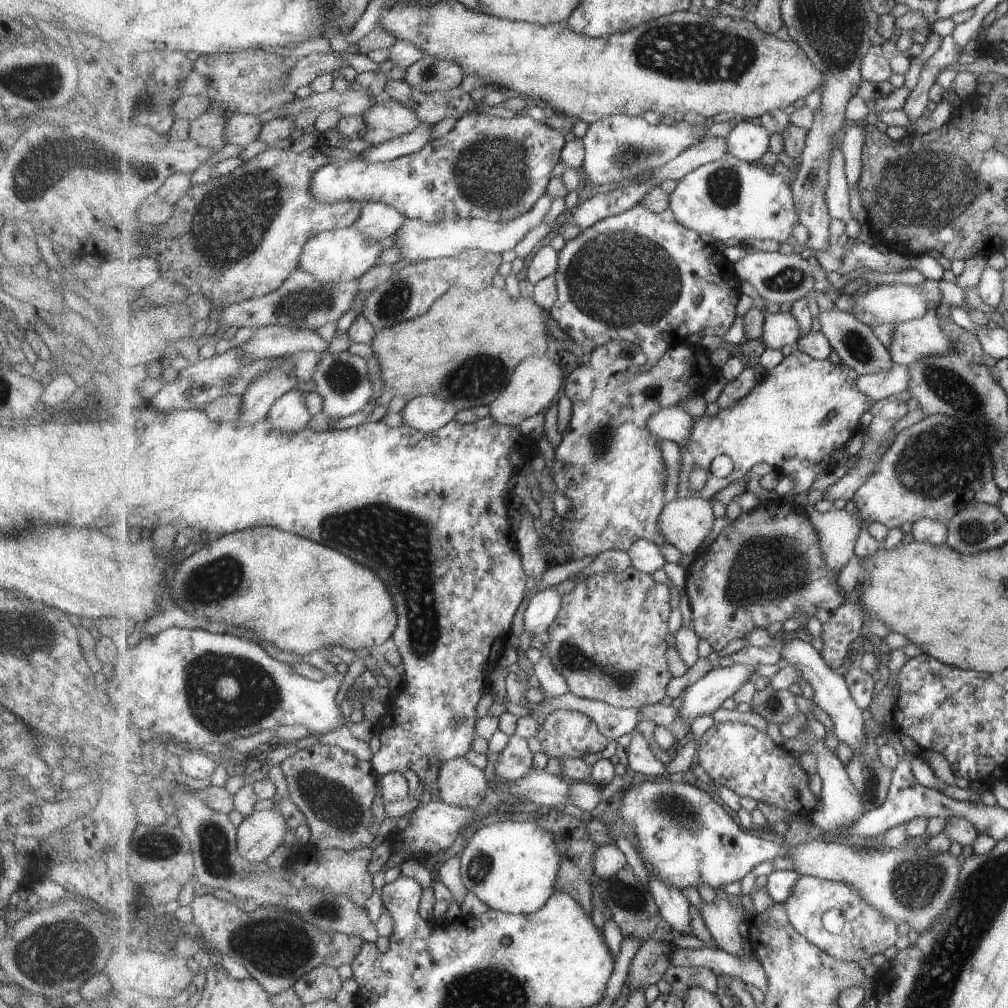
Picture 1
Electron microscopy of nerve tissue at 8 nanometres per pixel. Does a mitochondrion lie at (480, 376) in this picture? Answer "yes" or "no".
yes

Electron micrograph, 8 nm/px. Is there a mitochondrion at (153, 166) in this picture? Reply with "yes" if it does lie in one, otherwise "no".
yes

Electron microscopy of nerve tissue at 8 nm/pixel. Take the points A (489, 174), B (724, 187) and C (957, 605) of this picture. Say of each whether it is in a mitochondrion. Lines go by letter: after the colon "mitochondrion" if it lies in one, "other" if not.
A: mitochondrion
B: mitochondrion
C: other

